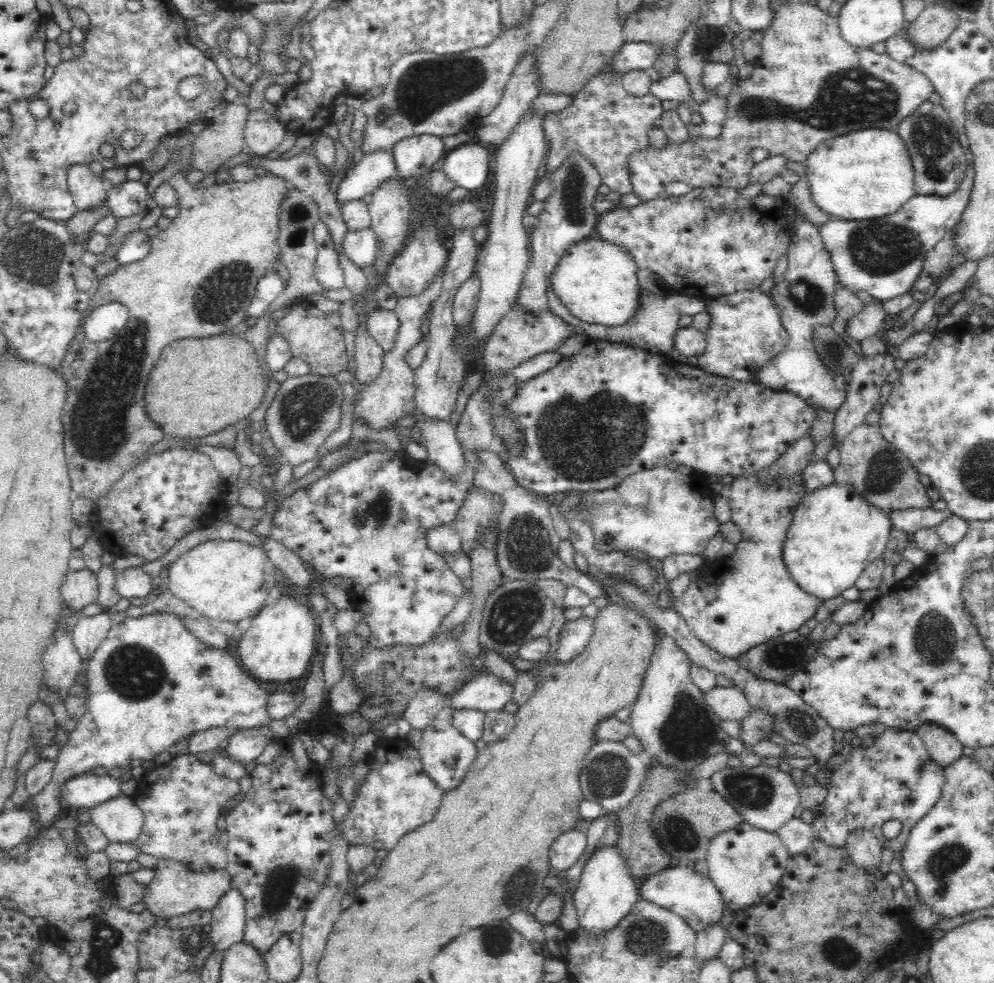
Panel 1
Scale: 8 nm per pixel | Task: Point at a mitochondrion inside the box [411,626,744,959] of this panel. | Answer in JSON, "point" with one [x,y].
{"point":[689,734]}

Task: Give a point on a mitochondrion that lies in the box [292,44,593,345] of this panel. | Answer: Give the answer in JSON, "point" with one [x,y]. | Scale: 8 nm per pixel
{"point":[425,86]}

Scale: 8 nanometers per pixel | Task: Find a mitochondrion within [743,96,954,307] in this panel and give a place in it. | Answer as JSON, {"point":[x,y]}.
{"point":[884,247]}

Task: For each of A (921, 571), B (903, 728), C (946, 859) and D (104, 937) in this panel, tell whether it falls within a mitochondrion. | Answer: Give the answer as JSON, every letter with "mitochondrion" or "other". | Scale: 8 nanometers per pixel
{"A":"other","B":"other","C":"mitochondrion","D":"mitochondrion"}

